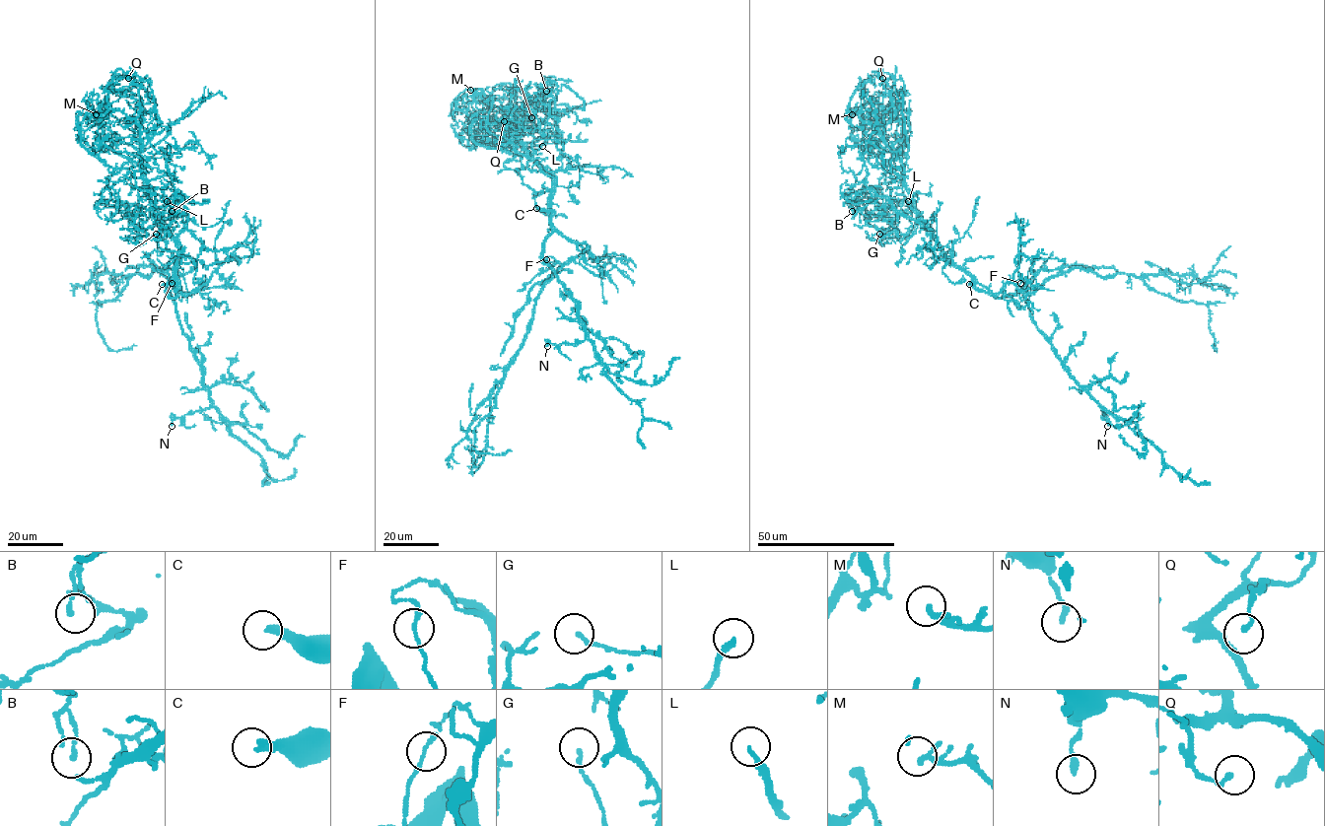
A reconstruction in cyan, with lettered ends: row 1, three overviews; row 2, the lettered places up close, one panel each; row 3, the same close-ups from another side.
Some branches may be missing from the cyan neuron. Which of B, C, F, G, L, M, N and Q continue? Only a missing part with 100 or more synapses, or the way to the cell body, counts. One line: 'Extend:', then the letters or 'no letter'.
Extend: C

